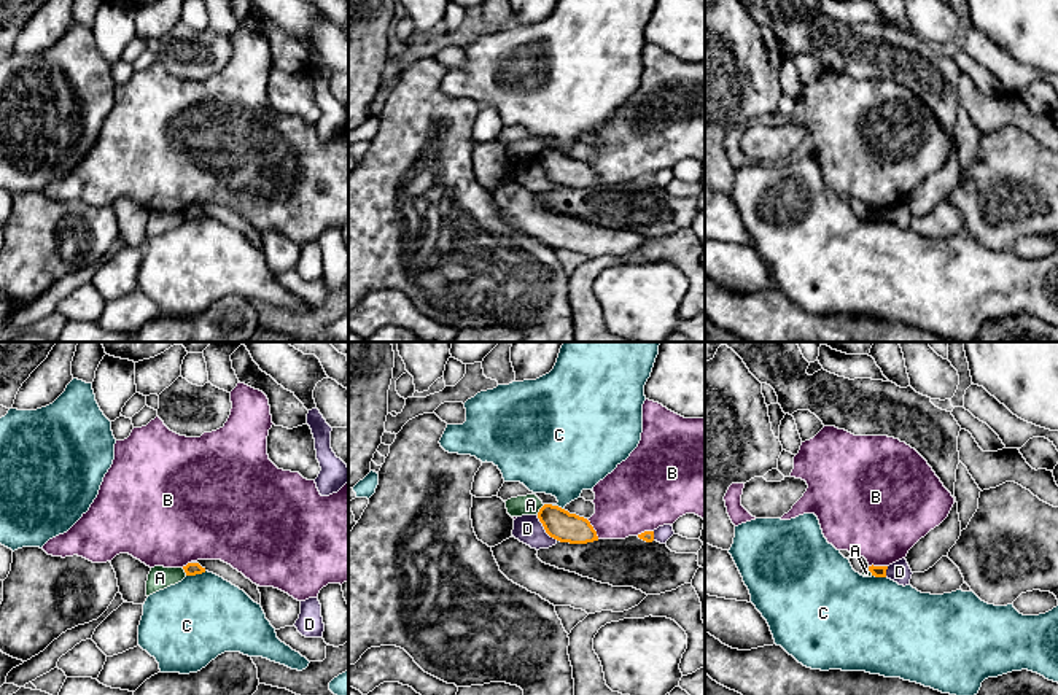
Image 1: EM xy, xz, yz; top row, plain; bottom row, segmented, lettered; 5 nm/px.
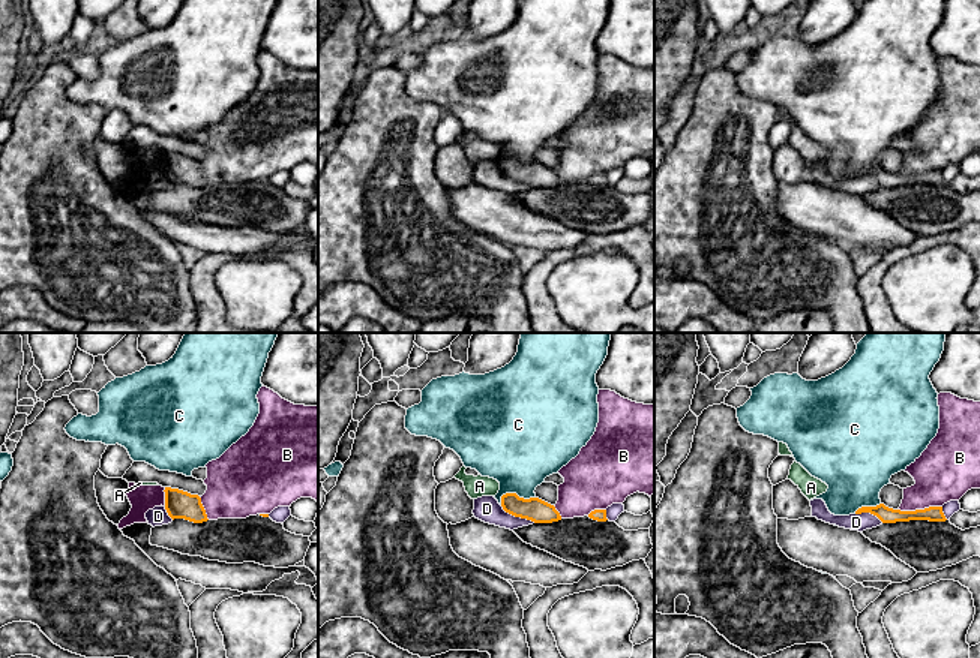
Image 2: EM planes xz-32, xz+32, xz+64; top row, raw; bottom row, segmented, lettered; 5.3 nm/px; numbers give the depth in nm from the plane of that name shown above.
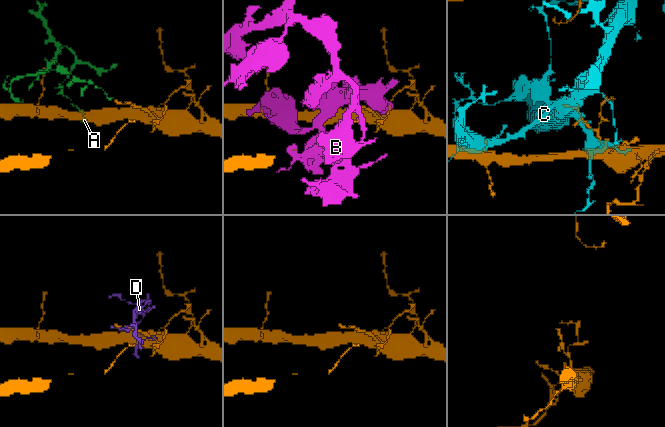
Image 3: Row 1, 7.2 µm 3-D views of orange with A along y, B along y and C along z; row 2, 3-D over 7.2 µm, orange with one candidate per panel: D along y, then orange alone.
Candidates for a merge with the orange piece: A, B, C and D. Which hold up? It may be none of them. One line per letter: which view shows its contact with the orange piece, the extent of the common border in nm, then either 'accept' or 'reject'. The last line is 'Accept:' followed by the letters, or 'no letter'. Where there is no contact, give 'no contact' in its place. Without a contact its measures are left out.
A: meets orange in xz; contact 70 nm long; reject
B: meets orange in xz; contact 120 nm long; reject
C: meets orange in xy; contact 110 nm long; reject
D: meets orange in xz; contact 170 nm long; reject
Accept: no letter

